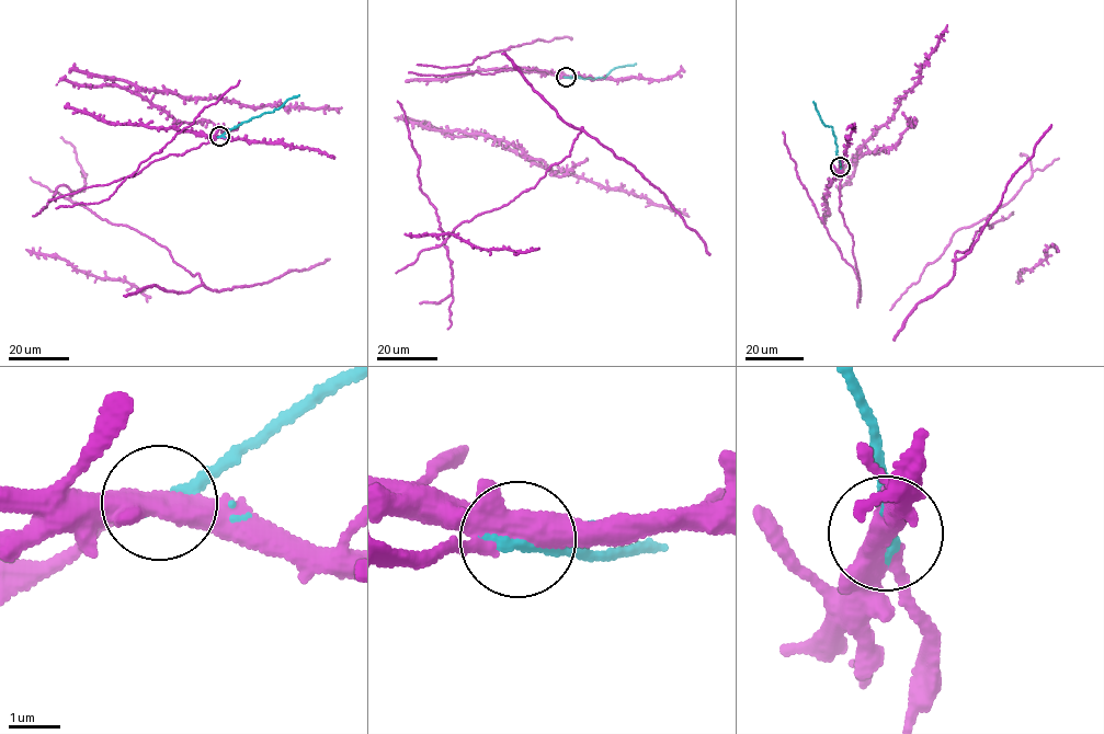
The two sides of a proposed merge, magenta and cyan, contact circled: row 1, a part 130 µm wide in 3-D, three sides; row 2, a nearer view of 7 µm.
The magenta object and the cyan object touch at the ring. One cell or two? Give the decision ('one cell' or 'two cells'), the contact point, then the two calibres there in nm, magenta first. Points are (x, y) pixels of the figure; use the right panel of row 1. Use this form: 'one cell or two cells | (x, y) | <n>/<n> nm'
one cell | (840, 167) | 400/280 nm

